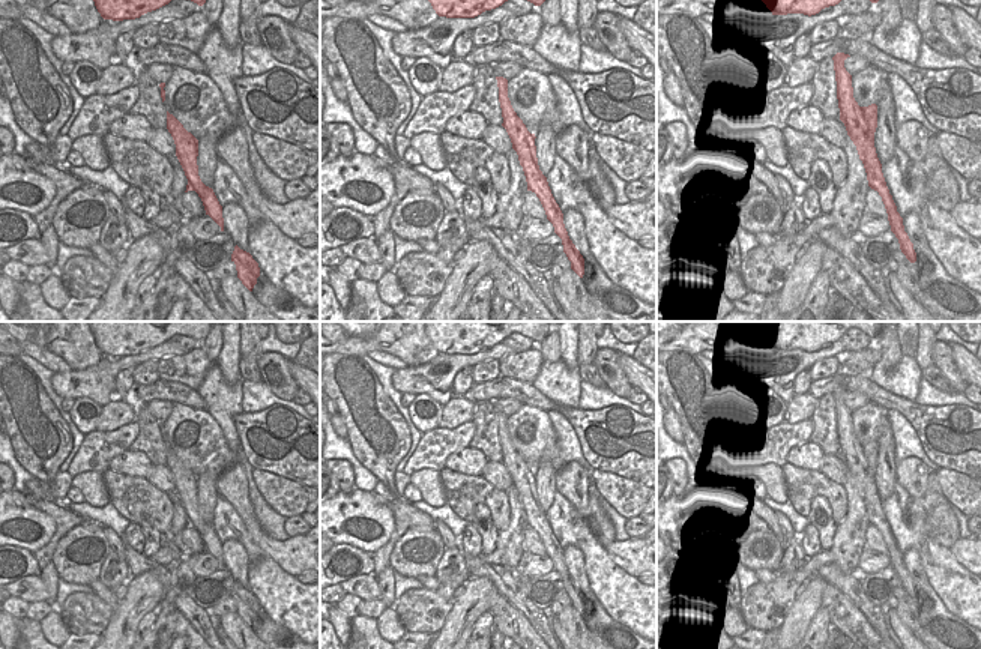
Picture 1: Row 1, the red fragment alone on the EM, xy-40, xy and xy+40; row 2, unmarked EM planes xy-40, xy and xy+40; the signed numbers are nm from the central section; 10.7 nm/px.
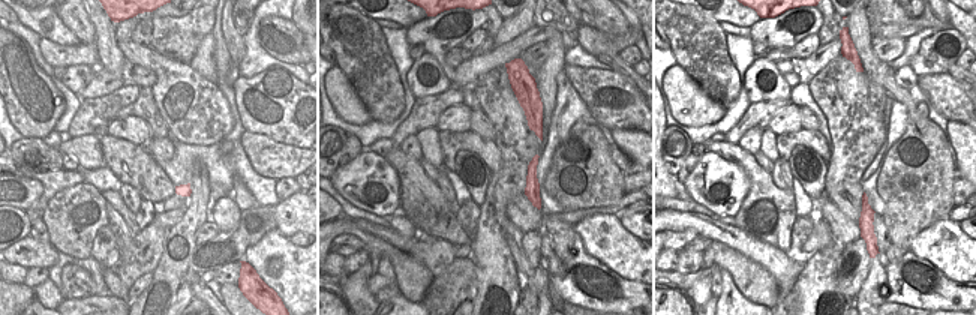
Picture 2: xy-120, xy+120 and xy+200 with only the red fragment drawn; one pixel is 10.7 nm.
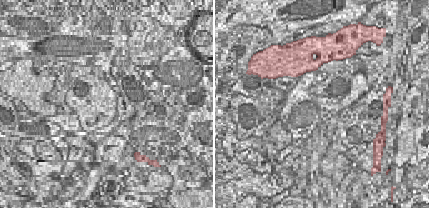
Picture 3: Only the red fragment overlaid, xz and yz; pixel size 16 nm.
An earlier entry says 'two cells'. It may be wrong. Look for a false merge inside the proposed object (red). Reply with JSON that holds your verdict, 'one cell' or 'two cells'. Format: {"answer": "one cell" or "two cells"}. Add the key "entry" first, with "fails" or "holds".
{"entry": "holds", "answer": "two cells"}

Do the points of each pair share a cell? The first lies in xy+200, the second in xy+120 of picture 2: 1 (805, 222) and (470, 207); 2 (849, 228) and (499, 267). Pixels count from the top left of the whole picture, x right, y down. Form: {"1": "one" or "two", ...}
{"1": "one", "2": "two"}

